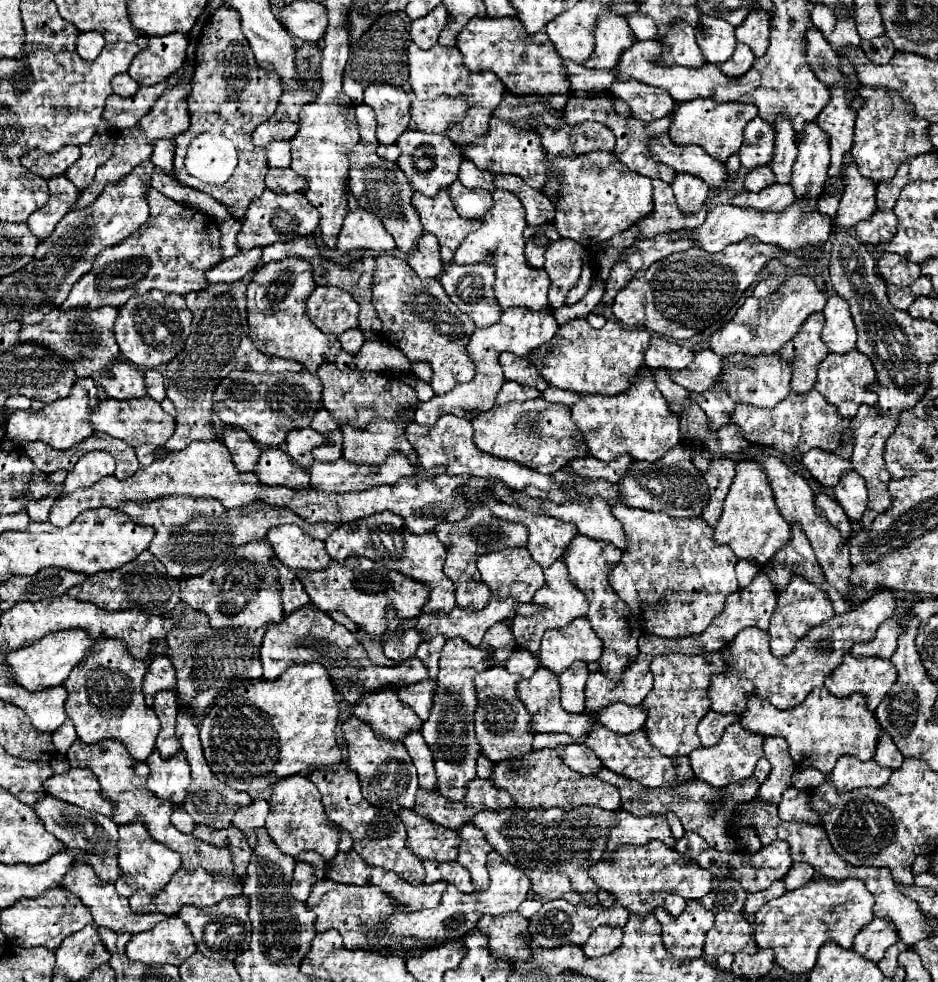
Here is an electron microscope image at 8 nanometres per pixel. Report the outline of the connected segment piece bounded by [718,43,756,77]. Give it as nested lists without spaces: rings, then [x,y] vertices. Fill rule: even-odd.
[[[738,43],[736,51],[734,51],[734,57],[728,59],[728,61],[724,61],[724,63],[720,63],[718,67],[728,77],[740,77],[740,75],[744,75],[752,67],[754,59],[756,57],[754,57],[752,49],[748,45],[744,45],[744,43]]]

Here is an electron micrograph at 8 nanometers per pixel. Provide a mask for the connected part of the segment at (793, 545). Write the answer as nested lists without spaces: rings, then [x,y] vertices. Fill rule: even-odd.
[[[792,525],[792,541],[784,549],[780,549],[780,553],[776,553],[776,557],[768,565],[764,565],[762,571],[774,583],[776,591],[782,591],[790,583],[792,575],[802,575],[806,581],[812,581],[820,591],[828,595],[836,615],[850,611],[846,597],[828,585],[824,571],[816,561],[816,555],[812,553],[812,547],[808,545],[804,533],[796,529],[796,525]]]

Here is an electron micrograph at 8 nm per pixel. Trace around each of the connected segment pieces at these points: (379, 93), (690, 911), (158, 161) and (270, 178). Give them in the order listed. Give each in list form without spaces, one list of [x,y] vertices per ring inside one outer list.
[[[368,85],[364,89],[364,103],[376,111],[378,141],[392,145],[408,127],[410,97],[404,89],[392,85]]]
[[[688,901],[688,907],[680,917],[672,917],[664,909],[656,913],[662,925],[664,947],[678,957],[700,957],[704,947],[704,935],[714,925],[712,913],[708,913],[698,901]]]
[[[156,141],[156,149],[152,153],[154,165],[168,171],[168,175],[172,175],[172,159],[174,159],[174,143],[172,141]]]
[[[268,169],[266,187],[274,193],[304,193],[308,181],[298,173],[292,173],[292,169]]]

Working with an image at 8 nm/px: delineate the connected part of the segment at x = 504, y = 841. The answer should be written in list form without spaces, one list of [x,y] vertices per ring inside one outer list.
[[[580,805],[570,811],[510,809],[506,813],[478,813],[474,825],[486,833],[488,843],[502,857],[510,859],[512,865],[520,869],[550,869],[568,873],[574,890],[581,894],[590,891],[590,895],[583,895],[584,899],[590,904],[597,902],[598,888],[588,876],[588,867],[602,857],[608,841],[608,829],[616,825],[616,813],[592,805]]]

